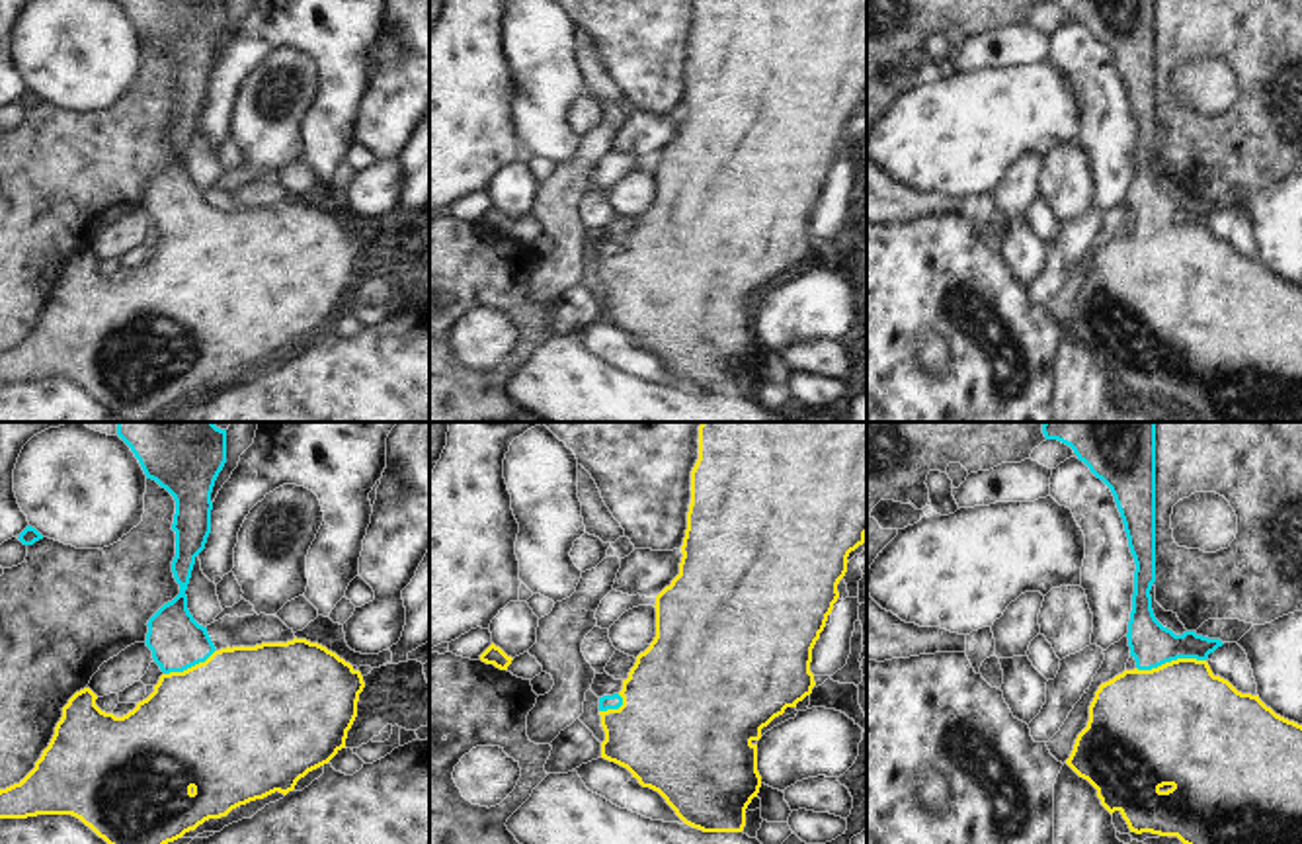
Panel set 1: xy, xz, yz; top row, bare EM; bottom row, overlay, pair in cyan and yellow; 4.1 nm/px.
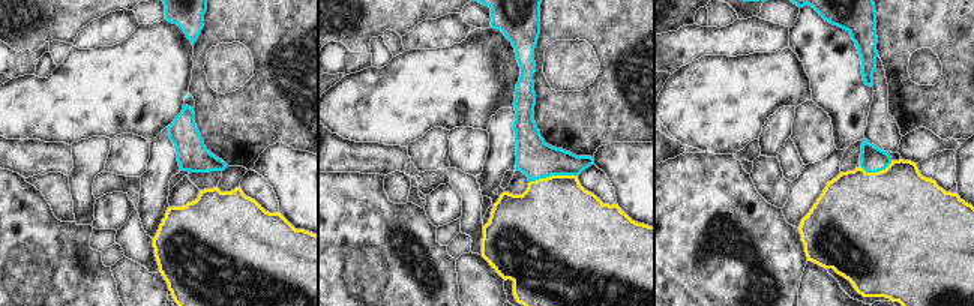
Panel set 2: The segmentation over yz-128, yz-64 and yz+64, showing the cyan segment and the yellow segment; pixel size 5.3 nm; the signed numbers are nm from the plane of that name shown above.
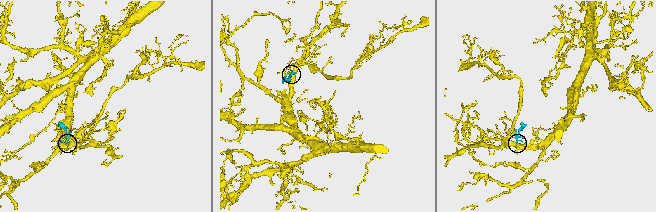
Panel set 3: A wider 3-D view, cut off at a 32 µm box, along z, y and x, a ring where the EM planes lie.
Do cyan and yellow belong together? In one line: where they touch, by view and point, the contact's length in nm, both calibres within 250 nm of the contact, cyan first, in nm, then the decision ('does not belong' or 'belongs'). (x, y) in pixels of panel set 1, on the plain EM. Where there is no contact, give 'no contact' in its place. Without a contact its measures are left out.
meets cyan in yz at (1170, 223); contact 300 nm long; 180 nm thick on the cyan side, 480 nm on the other; belongs

